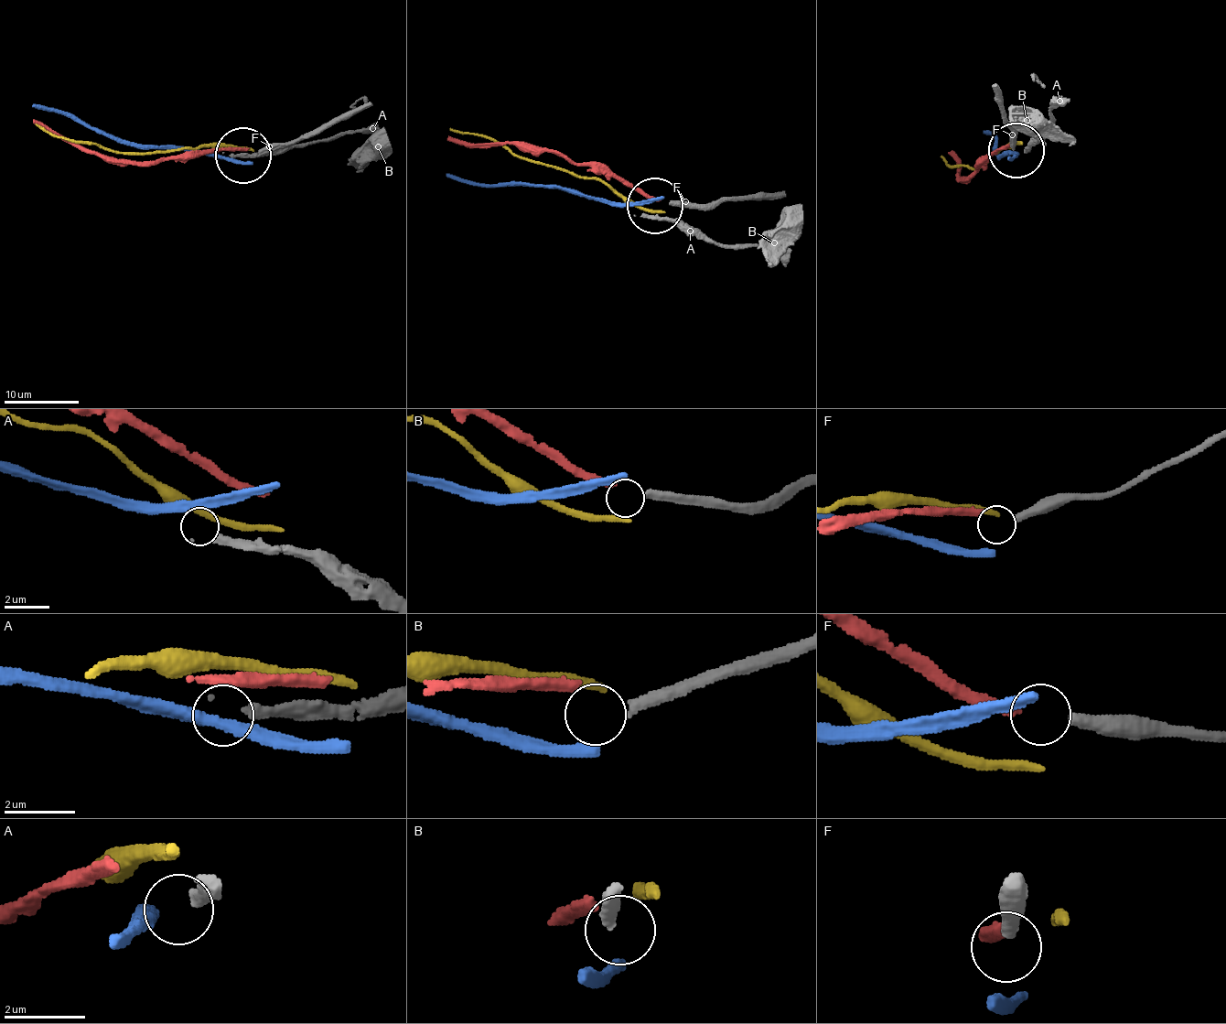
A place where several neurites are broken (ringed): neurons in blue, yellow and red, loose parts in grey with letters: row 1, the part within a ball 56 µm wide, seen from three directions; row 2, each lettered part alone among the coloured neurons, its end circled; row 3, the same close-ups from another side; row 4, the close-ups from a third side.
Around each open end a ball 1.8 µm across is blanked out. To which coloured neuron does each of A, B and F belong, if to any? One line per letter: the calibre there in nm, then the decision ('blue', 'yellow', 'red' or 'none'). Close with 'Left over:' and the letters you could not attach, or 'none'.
A: calibre 40 nm; none
B: calibre 340 nm; none
F: calibre 360 nm; none
Left over: A, B, F

